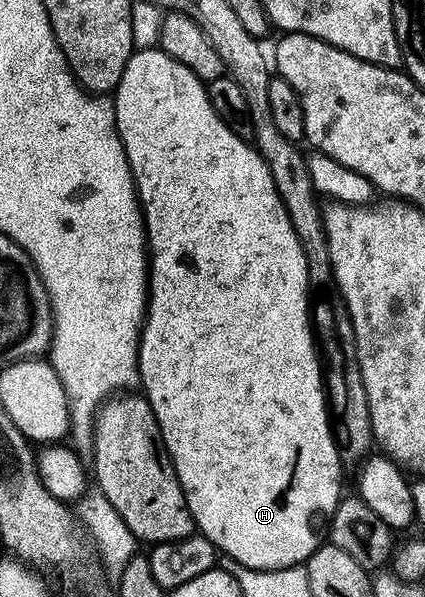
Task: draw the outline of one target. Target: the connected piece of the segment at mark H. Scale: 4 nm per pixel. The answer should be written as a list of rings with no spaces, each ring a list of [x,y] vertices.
[[[137,49],[130,56],[122,72],[122,80],[114,91],[114,105],[116,131],[136,182],[136,197],[140,200],[148,240],[148,313],[144,315],[144,324],[140,328],[139,385],[150,408],[154,408],[166,452],[178,472],[196,530],[206,535],[216,545],[217,551],[238,560],[238,564],[246,564],[246,568],[277,570],[307,563],[308,557],[322,544],[325,527],[341,502],[342,463],[336,447],[334,426],[330,421],[330,402],[328,406],[324,399],[324,382],[320,379],[321,359],[310,321],[306,256],[278,196],[274,176],[270,176],[255,145],[247,137],[236,134],[220,118],[211,104],[205,82],[194,76],[186,64],[174,60],[174,56],[162,49]]]

